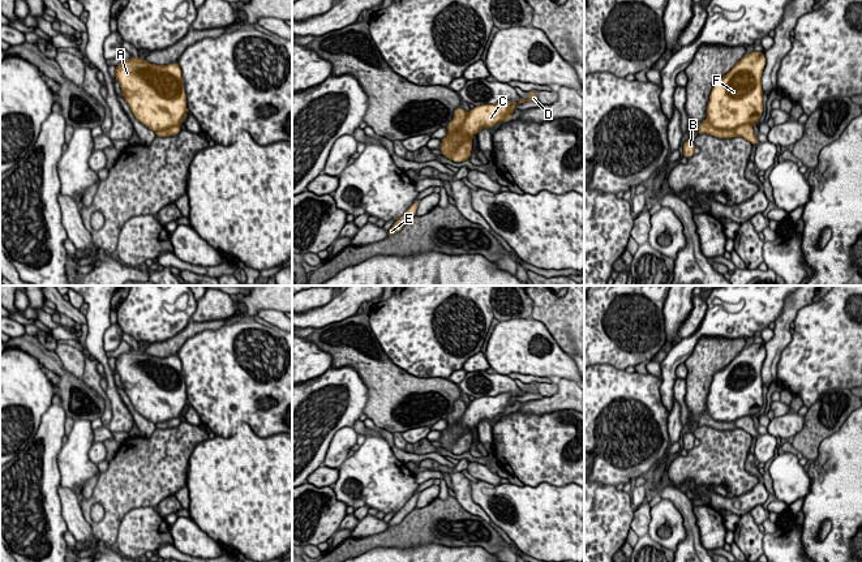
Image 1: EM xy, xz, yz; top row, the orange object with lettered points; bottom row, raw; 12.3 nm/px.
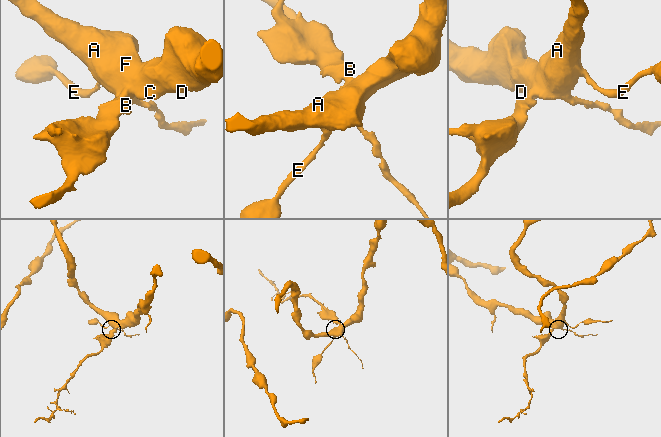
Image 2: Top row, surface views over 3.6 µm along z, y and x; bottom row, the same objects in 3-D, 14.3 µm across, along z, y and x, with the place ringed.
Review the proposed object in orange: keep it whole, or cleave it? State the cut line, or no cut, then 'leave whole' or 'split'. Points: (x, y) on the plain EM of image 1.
yz (706, 412), (716, 420), (737, 420), (751, 416) | split

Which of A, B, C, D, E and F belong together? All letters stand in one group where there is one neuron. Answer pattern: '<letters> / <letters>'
A C D E F / B

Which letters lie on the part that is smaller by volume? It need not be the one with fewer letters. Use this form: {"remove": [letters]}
{"remove": ["B"]}

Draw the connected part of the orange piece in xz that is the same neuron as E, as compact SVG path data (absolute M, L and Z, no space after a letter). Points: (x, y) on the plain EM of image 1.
M415 493L411 499L391 518L389 522L389 528L399 524L413 509L416 509L416 502L420 493Z

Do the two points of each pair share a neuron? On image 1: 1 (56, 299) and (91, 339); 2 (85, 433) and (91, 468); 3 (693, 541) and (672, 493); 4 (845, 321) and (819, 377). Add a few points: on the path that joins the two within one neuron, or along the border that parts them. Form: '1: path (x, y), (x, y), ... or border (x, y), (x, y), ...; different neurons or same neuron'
1: border (84, 316), (88, 322); different neurons
2: path (82, 442), (82, 459); same neuron
3: path (691, 530), (683, 505); same neuron
4: path (835, 335), (832, 346), (819, 359), (819, 363); same neuron

